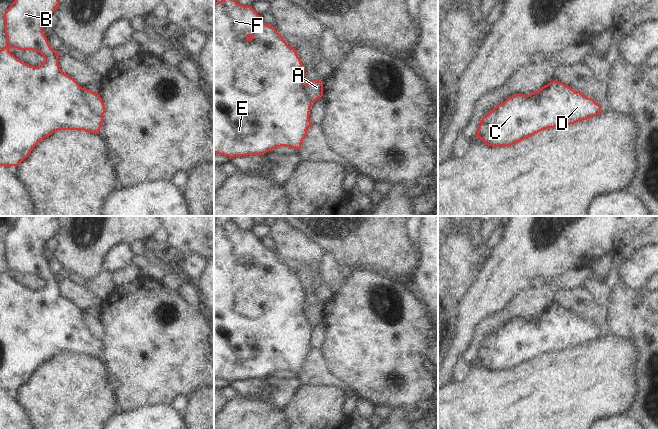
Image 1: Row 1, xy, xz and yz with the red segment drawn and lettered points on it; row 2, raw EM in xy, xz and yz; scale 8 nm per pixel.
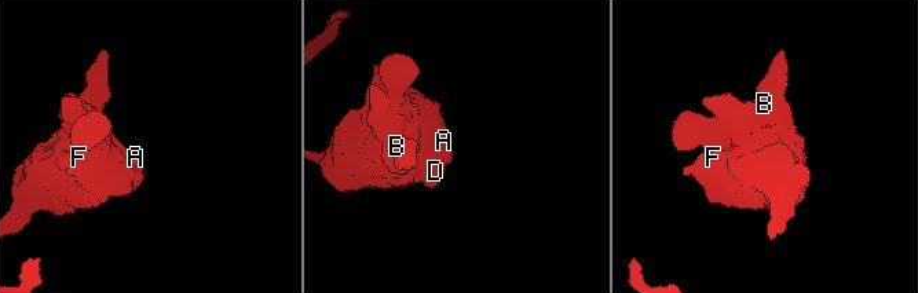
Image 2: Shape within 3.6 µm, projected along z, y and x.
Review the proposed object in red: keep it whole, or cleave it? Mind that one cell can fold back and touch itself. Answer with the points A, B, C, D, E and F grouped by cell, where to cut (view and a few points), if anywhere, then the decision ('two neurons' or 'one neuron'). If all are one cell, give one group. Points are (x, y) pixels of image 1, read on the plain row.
A / B C D E F; cut in xy along (83, 312), (82, 322), (85, 328), (101, 340); two neurons

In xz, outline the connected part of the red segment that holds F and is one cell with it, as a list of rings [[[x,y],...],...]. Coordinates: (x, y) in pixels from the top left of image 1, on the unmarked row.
[[[227,221],[214,228],[214,377],[230,382],[245,379],[263,379],[276,371],[286,370],[296,374],[301,372],[303,363],[307,360],[307,353],[312,349],[309,344],[311,325],[304,315],[305,294],[296,273],[287,269],[283,261],[273,250],[265,248],[261,240],[252,232],[237,227]]]

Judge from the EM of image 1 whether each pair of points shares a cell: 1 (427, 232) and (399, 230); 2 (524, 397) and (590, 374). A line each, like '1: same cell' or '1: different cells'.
1: different cells
2: same cell

